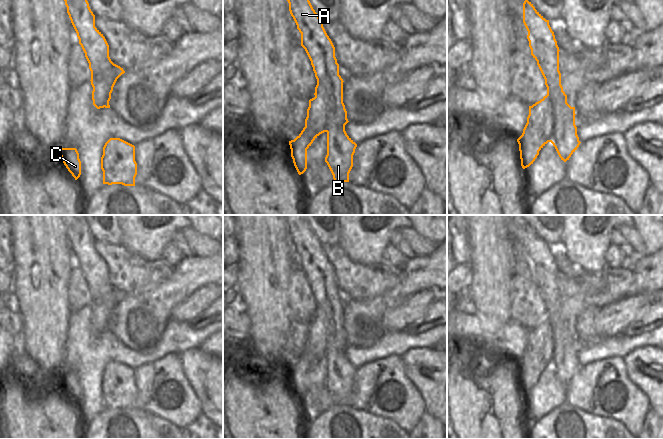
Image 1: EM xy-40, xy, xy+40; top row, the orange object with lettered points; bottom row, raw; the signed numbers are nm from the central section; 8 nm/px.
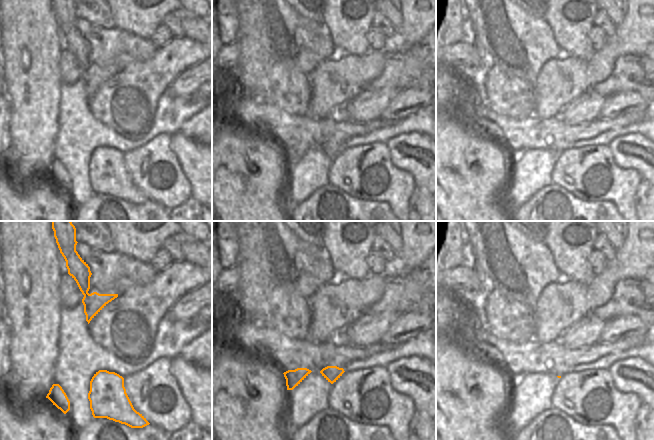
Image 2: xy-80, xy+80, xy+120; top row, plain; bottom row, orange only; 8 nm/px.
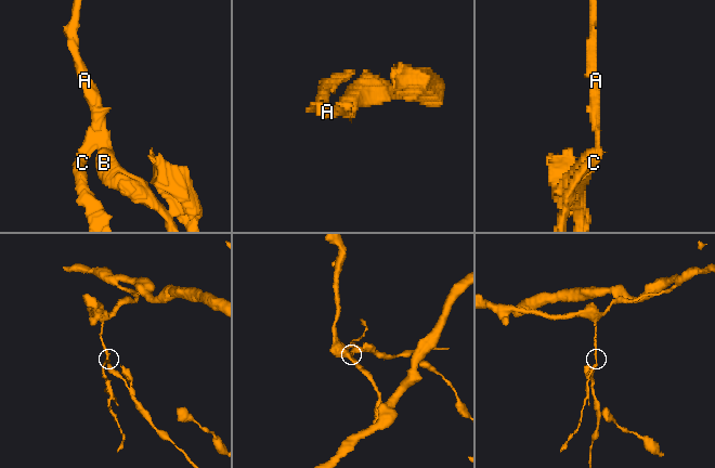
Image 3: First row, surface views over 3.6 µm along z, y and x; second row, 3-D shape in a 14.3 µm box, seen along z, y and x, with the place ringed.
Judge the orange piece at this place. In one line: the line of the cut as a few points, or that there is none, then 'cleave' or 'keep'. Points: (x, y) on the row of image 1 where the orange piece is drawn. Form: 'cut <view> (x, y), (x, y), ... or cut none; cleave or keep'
cut xy+40 (542, 99), (546, 99), (553, 109), (553, 140), (551, 142); cleave

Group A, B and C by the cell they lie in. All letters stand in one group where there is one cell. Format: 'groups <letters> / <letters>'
groups A B / C

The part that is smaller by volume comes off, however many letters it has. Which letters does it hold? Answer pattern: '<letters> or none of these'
C

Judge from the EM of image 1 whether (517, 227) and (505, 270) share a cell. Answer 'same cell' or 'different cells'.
different cells

